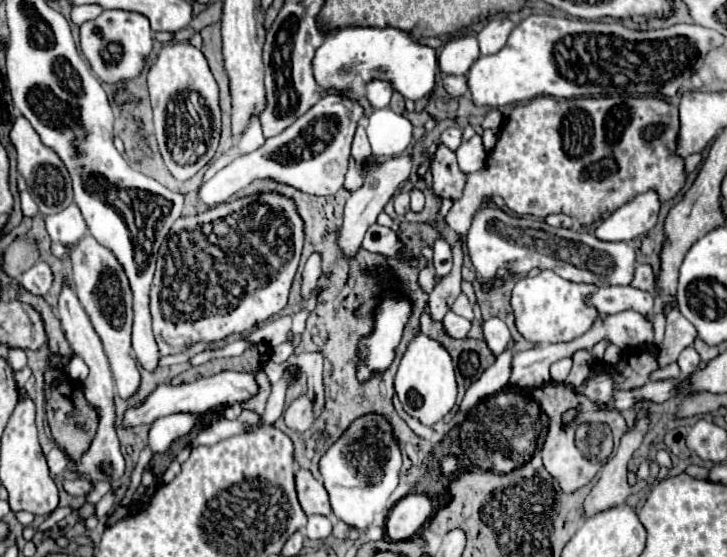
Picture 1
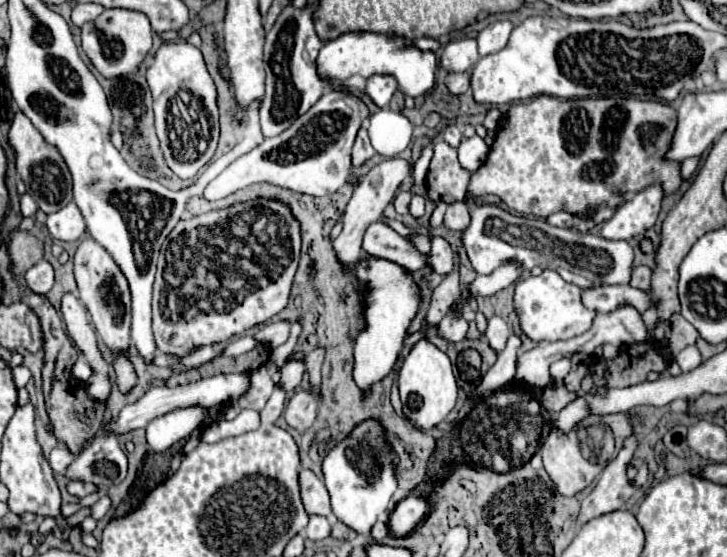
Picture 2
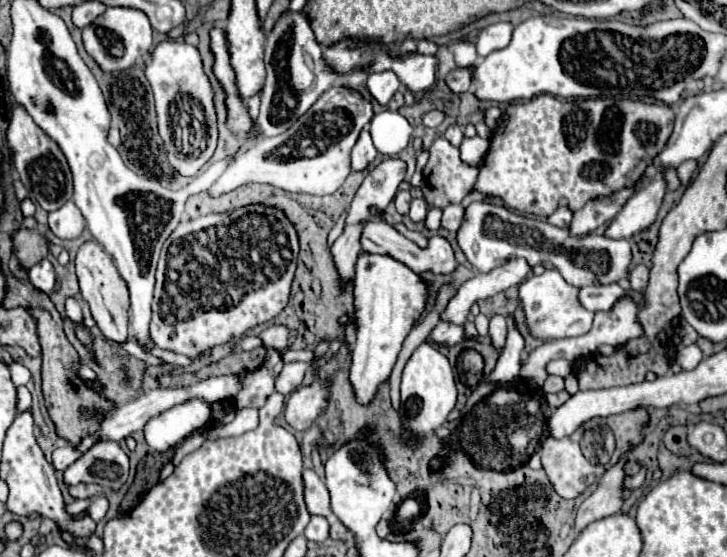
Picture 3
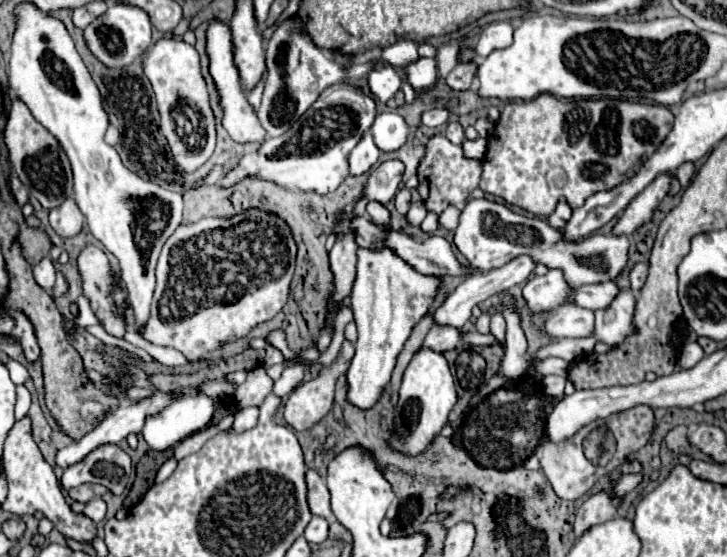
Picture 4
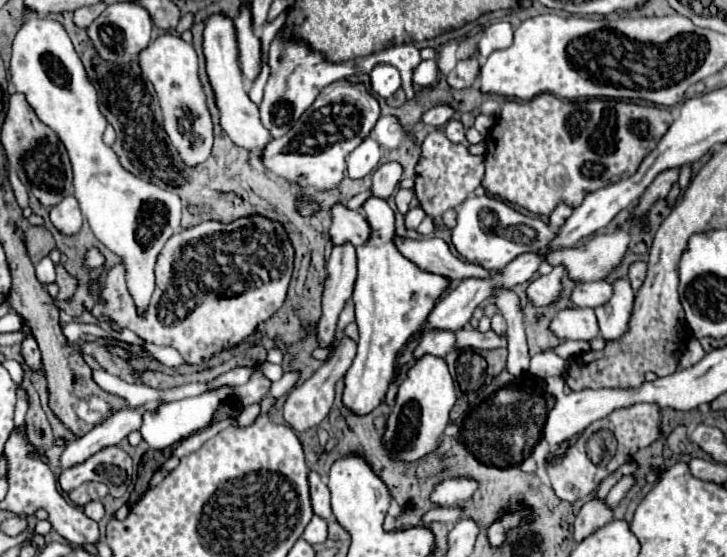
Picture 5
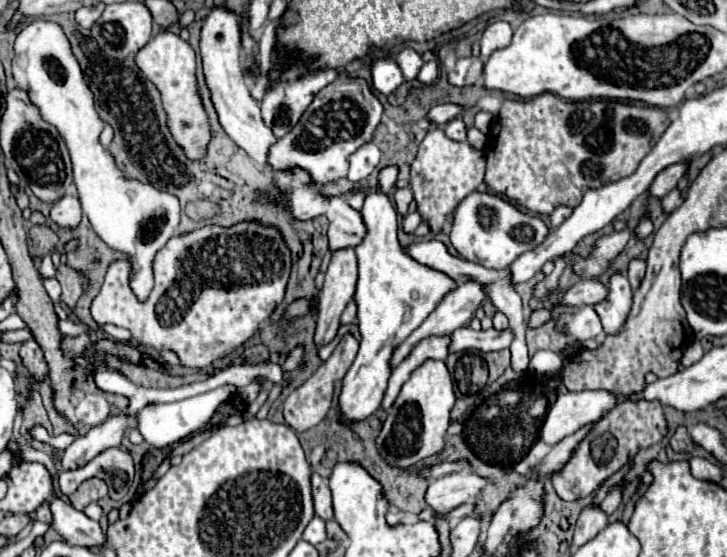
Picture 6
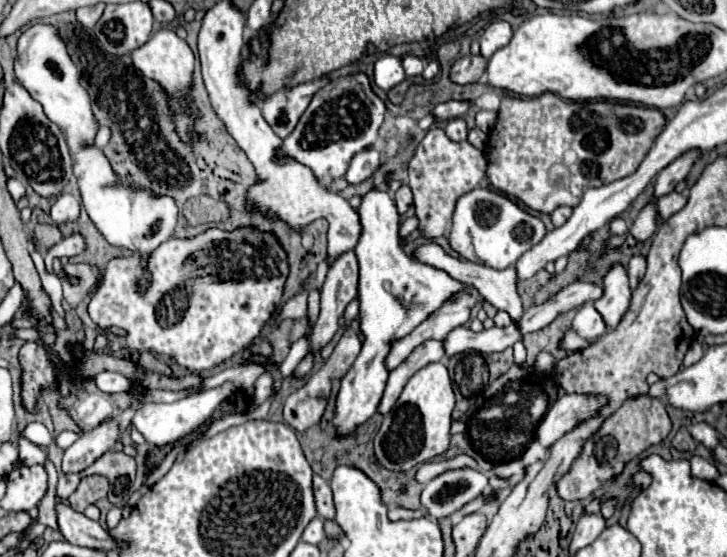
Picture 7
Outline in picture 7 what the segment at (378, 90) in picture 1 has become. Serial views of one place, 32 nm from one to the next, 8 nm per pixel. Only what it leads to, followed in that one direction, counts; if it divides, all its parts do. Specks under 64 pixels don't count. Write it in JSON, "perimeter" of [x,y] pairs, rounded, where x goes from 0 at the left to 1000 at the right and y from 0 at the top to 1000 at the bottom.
{"perimeter":[[[531,97],[514,115],[514,151],[528,165],[536,165],[556,144],[556,122],[547,101]]]}

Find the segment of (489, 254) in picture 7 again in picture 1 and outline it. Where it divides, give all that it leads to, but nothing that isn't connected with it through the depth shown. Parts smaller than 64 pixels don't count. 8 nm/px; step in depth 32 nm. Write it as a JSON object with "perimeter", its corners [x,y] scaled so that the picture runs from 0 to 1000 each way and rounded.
{"perimeter":[[[677,370],[655,381],[641,420],[641,442],[649,474],[663,499],[682,499],[685,485],[707,485],[707,496],[721,496],[732,481],[757,481],[787,506],[839,513],[867,510],[875,478],[875,452],[861,434],[828,434],[809,417],[759,409],[748,395],[707,391]]]}

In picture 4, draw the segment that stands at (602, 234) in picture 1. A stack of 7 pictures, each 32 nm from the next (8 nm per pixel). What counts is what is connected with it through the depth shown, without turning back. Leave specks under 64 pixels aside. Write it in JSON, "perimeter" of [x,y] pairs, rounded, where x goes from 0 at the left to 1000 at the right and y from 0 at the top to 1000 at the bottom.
{"perimeter":[[[908,312],[894,327],[850,388],[850,399],[842,409],[842,424],[867,424],[875,409],[891,402],[922,338],[922,312]]]}

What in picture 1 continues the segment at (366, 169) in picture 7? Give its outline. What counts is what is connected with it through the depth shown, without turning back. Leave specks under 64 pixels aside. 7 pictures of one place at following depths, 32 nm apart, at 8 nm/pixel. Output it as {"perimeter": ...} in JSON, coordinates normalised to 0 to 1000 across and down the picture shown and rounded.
{"perimeter":[[[495,223],[492,226],[492,233],[490,233],[490,241],[487,241],[487,251],[484,251],[484,280],[490,284],[490,291],[495,294],[501,284],[506,284],[512,276],[512,269],[509,269],[509,255],[506,255],[506,248],[503,248],[503,233],[501,233],[501,226]]]}

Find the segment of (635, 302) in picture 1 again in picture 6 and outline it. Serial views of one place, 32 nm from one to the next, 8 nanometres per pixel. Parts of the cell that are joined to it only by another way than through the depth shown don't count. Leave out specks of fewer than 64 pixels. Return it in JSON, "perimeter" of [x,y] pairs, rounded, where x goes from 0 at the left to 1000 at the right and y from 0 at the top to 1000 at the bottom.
{"perimeter":[[[798,503],[779,524],[776,542],[781,549],[817,549],[834,539],[834,528],[836,528],[834,510],[820,506],[820,503]]]}

